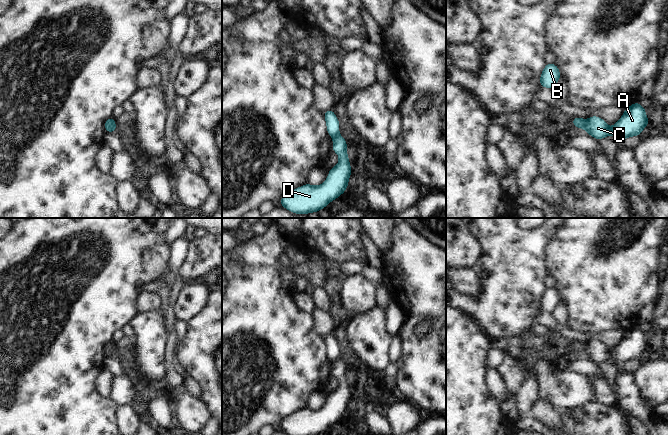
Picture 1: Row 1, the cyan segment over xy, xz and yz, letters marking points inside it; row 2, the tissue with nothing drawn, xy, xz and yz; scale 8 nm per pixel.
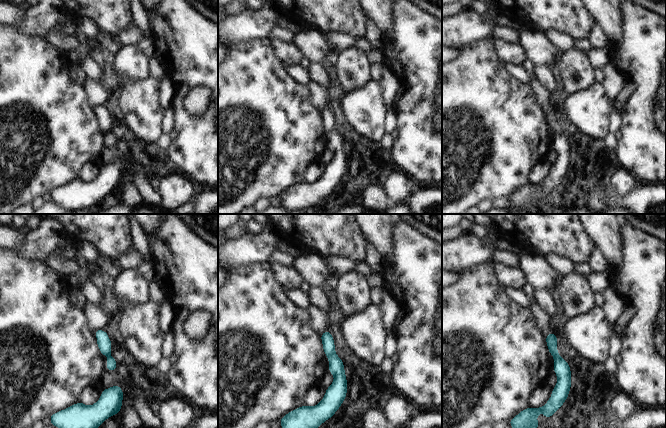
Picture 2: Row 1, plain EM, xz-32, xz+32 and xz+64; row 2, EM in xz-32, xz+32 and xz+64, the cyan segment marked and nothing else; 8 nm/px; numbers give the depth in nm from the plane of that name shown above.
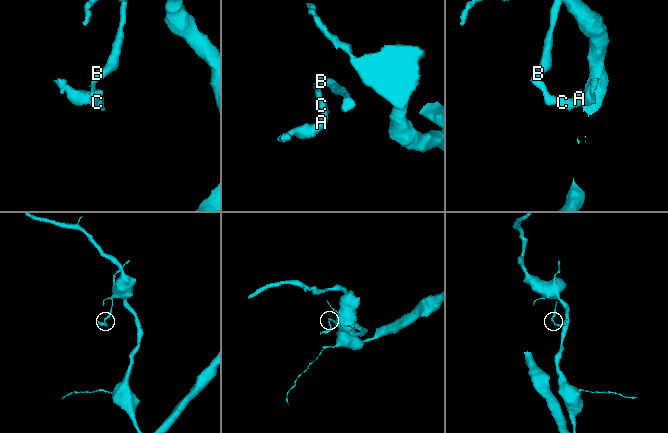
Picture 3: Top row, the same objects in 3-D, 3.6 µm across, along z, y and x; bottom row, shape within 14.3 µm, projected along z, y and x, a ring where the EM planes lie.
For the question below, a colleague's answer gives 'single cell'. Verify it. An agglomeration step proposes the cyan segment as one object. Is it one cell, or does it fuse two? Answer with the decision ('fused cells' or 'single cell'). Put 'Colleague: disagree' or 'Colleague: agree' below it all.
fused cells
Colleague: disagree

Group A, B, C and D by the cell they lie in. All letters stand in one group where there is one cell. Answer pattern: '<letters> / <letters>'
A C D / B

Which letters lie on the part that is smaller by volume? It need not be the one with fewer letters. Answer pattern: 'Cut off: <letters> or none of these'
Cut off: A, C, D

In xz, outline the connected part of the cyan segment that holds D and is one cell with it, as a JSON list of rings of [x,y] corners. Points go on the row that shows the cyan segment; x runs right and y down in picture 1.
[[[339,134],[333,137],[333,152],[339,155],[339,163],[329,170],[327,179],[320,186],[307,183],[287,193],[279,200],[282,207],[295,214],[315,213],[343,194],[351,175],[346,147],[343,137]]]

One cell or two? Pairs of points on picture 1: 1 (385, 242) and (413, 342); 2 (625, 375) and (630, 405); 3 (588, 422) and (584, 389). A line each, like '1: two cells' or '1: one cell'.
1: two cells
2: one cell
3: two cells

